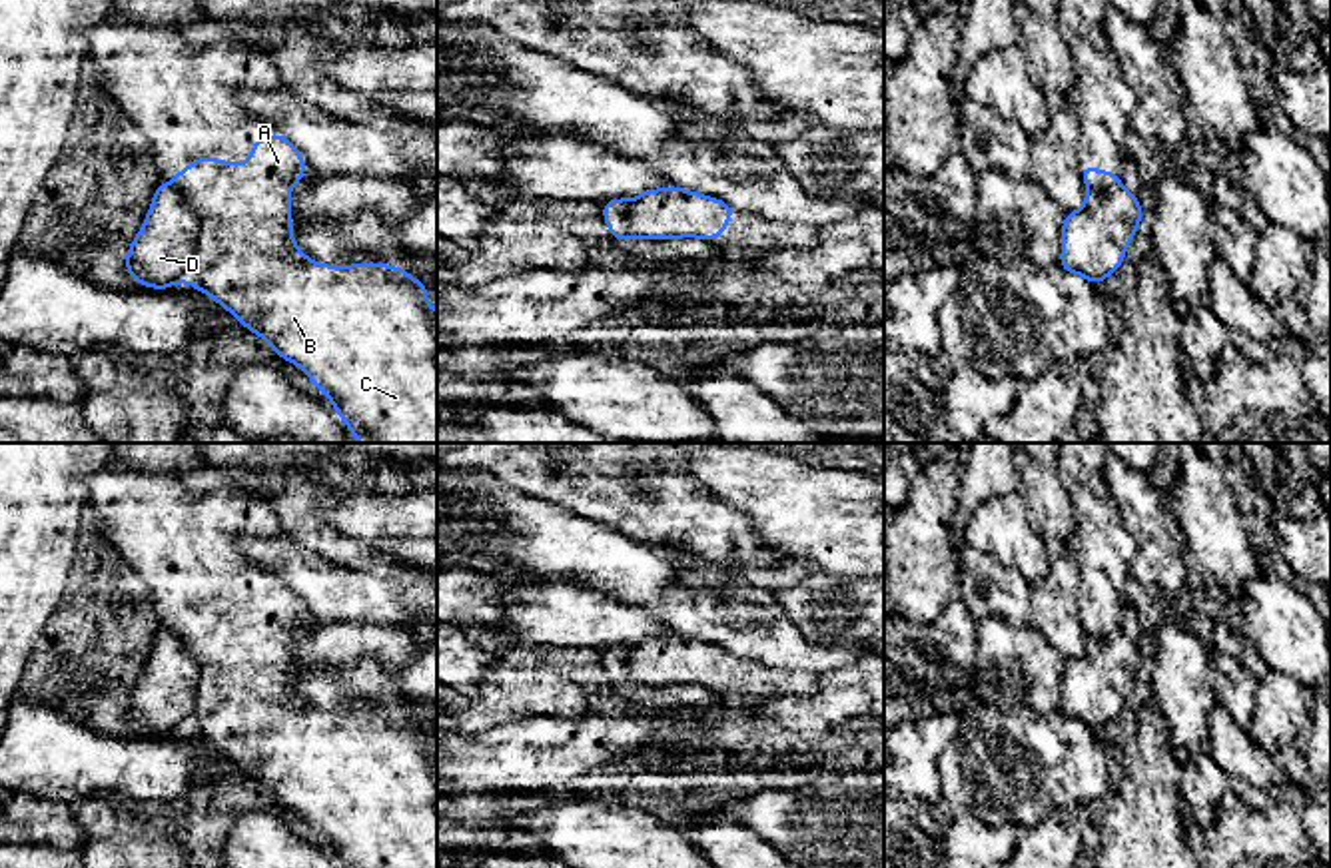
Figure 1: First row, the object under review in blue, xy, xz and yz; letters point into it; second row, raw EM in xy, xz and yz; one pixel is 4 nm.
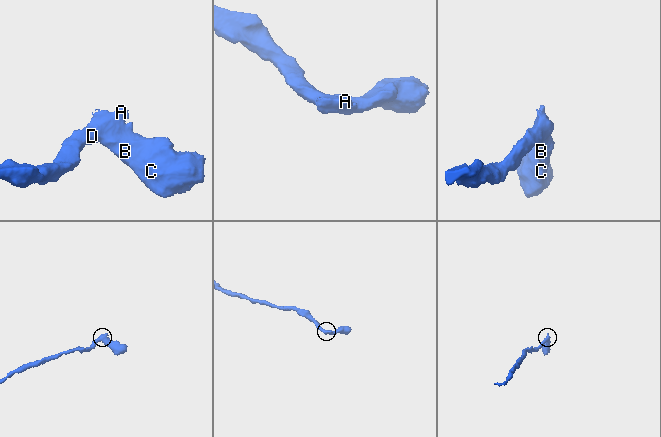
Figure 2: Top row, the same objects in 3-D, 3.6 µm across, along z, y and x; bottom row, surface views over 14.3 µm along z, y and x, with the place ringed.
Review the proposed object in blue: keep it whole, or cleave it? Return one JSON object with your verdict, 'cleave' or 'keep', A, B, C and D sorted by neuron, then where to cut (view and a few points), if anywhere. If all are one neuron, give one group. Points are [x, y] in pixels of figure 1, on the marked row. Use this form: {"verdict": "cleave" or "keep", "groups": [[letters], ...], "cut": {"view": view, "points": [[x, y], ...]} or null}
{"verdict": "cleave", "groups": [["A", "B", "C"], ["D"]], "cut": {"view": "xy", "points": [[170, 184], [196, 216], [196, 262], [190, 280]]}}

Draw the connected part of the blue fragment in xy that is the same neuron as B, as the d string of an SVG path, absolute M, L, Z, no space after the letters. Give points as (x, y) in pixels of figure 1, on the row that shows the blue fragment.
M269 134L255 140L251 144L251 160L245 164L229 164L218 158L196 158L188 170L178 170L172 186L182 192L188 206L198 216L196 263L190 275L192 287L208 293L223 305L245 325L247 331L263 337L281 359L299 365L311 379L313 387L321 389L331 399L331 407L339 413L359 443L437 443L437 309L431 309L425 303L429 287L399 265L381 265L375 261L359 265L321 265L315 259L307 259L293 241L291 198L287 196L291 186L303 180L303 154L281 134Z

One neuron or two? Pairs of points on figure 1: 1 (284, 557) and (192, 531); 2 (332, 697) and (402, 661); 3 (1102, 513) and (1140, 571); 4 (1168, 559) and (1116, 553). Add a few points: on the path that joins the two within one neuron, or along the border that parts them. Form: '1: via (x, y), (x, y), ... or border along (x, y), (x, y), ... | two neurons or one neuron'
1: border along (280, 531), (268, 537), (240, 535), (234, 541) | two neurons
2: via (332, 673), (354, 651), (374, 651), (378, 655) | one neuron
3: border along (1138, 553), (1126, 573) | two neurons
4: border along (1118, 511), (1136, 541), (1128, 573) | two neurons

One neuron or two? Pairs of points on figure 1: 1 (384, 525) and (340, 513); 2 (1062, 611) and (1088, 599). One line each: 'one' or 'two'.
1: one
2: two

